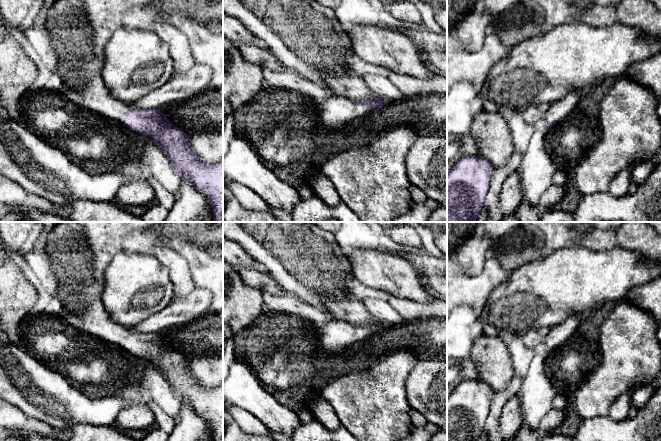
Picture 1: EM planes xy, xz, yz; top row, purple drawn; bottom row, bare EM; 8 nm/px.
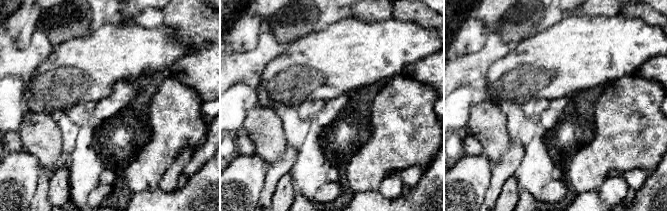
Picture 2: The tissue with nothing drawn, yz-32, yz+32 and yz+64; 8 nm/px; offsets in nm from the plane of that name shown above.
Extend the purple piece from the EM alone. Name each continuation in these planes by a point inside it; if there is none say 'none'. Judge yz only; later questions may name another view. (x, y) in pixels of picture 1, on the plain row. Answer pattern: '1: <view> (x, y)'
1: yz (559, 334)

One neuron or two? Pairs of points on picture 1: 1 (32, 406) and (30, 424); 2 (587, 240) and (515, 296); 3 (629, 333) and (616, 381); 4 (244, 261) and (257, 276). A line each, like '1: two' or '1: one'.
1: two
2: two
3: one
4: two

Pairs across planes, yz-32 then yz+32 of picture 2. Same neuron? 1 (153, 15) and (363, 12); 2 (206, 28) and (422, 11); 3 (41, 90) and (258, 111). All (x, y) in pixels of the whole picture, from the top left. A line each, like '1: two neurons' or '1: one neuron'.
1: one neuron
2: one neuron
3: two neurons

